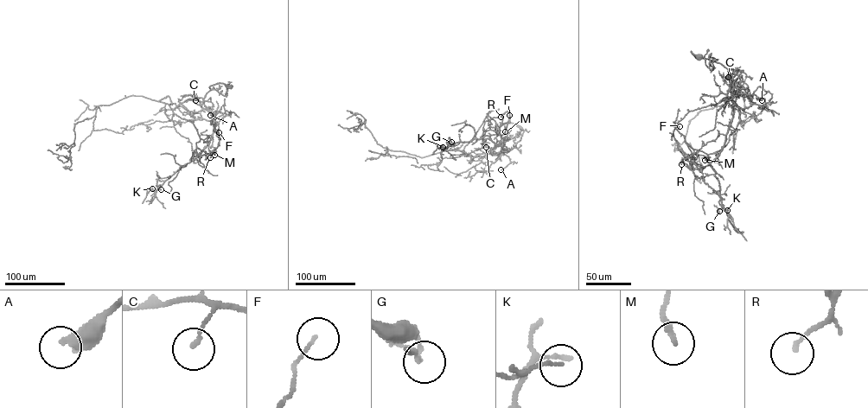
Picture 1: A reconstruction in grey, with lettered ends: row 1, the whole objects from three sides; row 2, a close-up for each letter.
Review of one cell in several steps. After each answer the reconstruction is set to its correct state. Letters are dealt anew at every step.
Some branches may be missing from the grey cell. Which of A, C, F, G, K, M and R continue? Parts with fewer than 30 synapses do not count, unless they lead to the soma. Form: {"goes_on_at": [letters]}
{"goes_on_at": []}

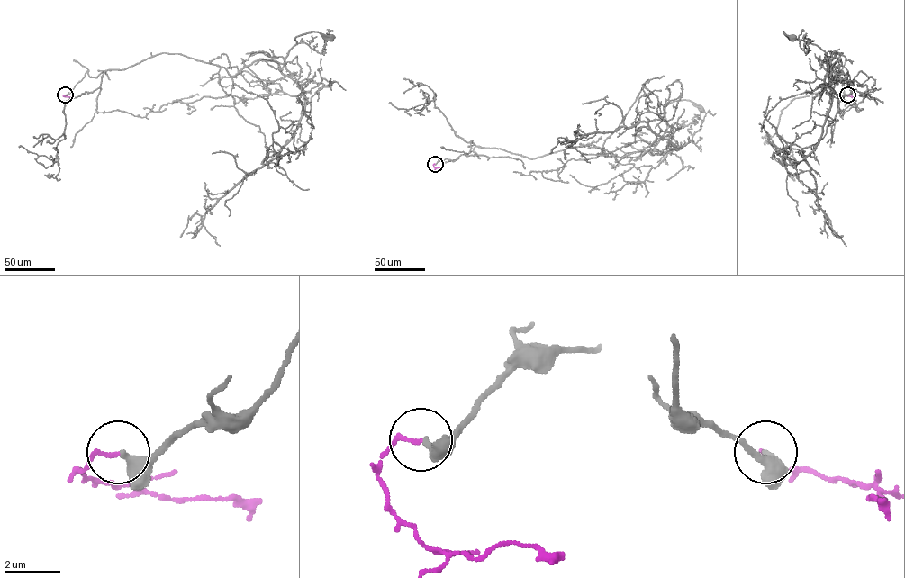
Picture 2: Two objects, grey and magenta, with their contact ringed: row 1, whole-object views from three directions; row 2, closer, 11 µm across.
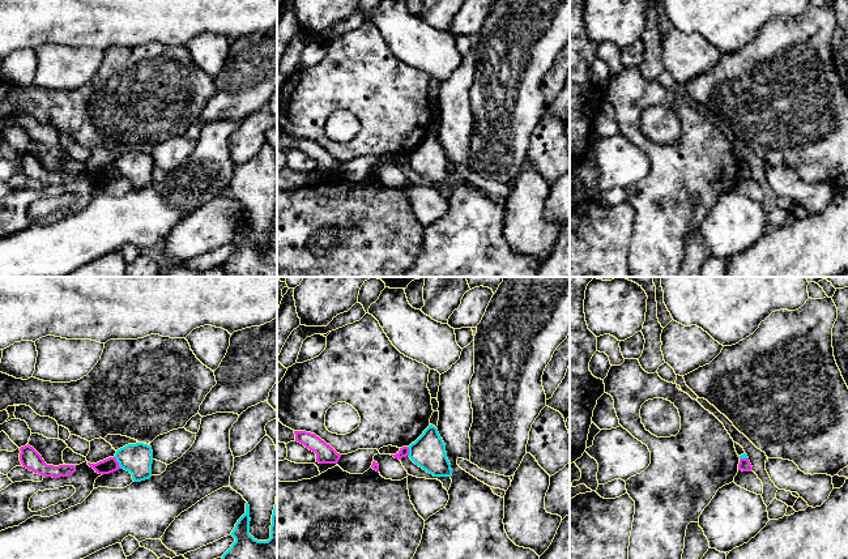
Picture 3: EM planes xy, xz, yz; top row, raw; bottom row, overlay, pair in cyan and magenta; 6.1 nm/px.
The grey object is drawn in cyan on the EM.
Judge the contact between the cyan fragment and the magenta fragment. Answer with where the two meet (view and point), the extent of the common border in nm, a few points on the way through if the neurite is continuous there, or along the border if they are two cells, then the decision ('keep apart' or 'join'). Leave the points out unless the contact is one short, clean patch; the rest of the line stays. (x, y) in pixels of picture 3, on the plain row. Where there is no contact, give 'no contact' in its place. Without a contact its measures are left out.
xy (118, 169) | 90 nm | along xy (114, 163), (120, 175) | keep apart

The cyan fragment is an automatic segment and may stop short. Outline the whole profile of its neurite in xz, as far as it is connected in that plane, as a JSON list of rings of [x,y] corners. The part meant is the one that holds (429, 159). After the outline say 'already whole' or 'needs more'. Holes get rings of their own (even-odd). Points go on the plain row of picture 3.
[[[430,132],[409,154],[410,167],[434,184],[452,184],[446,152],[438,136]]] | already whole

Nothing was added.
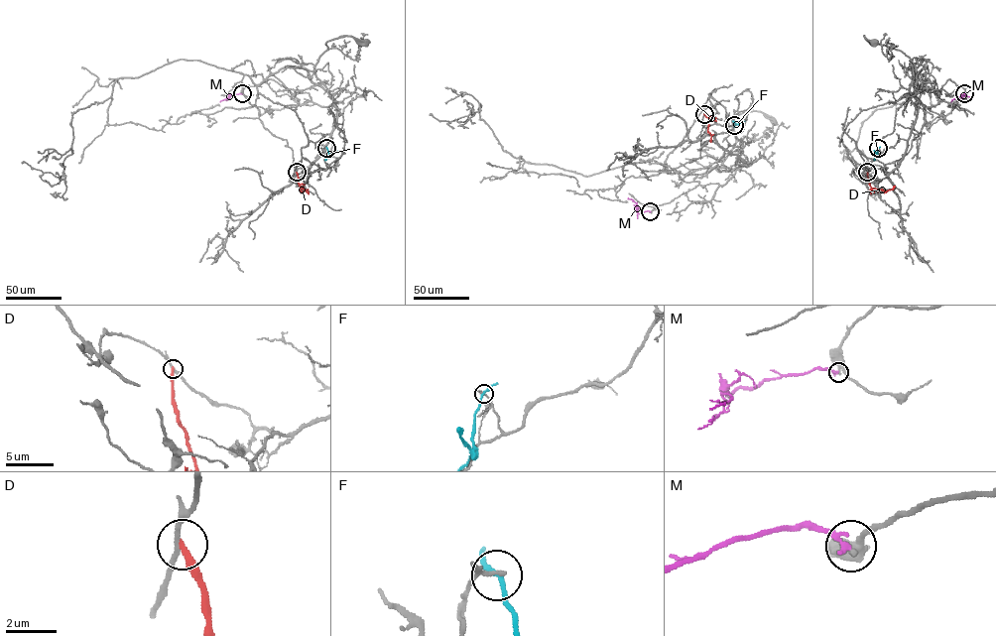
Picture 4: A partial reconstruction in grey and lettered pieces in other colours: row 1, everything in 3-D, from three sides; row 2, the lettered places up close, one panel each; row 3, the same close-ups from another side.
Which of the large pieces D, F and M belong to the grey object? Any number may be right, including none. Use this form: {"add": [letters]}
{"add": []}

